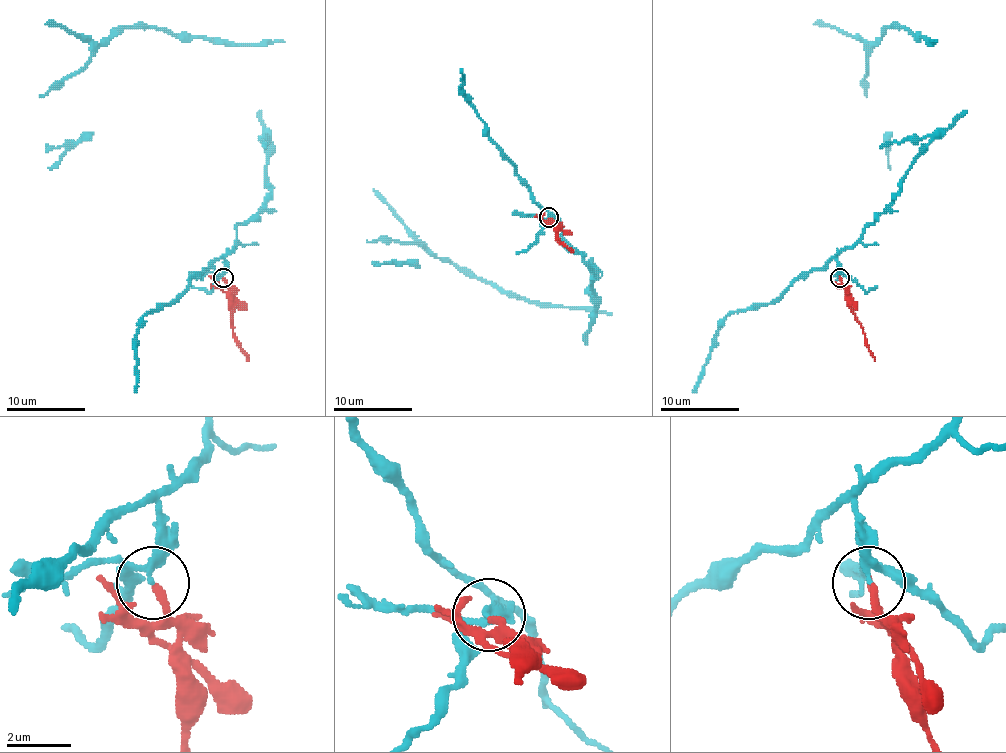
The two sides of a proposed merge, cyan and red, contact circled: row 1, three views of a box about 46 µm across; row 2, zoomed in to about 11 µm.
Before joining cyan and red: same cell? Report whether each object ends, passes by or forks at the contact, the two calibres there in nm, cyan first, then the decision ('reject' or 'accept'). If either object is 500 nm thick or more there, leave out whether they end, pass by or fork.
cyan forks | red ends | 150/240 nm | reject

